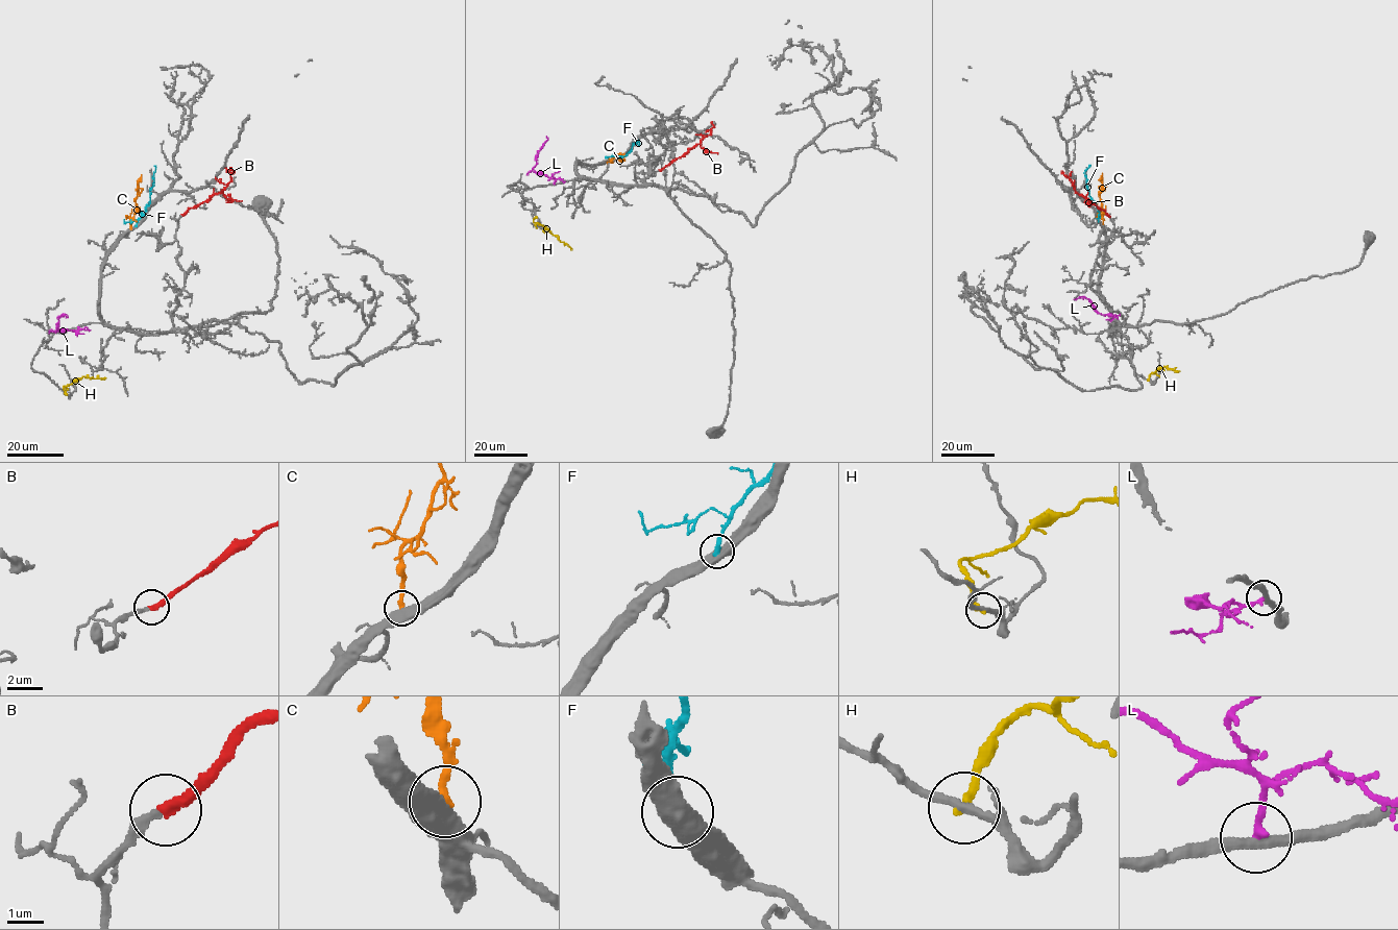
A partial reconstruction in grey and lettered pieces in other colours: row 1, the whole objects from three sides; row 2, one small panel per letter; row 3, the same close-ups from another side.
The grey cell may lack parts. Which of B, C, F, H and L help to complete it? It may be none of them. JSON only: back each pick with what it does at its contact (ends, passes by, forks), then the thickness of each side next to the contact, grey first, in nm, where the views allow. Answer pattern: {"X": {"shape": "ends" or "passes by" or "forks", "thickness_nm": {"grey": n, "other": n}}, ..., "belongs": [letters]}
{"B": {"shape": "ends", "thickness_nm": {"grey": 240, "other": 280}}, "belongs": ["B"]}

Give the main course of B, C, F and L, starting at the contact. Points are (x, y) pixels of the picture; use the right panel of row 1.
B: (1109, 217), (1076, 192), (1060, 170)
C: (1102, 223), (1099, 194), (1102, 173)
F: (1099, 221), (1097, 204), (1086, 185), (1084, 171), (1090, 165)
L: (1120, 314), (1114, 316), (1098, 313), (1084, 297), (1073, 299)

